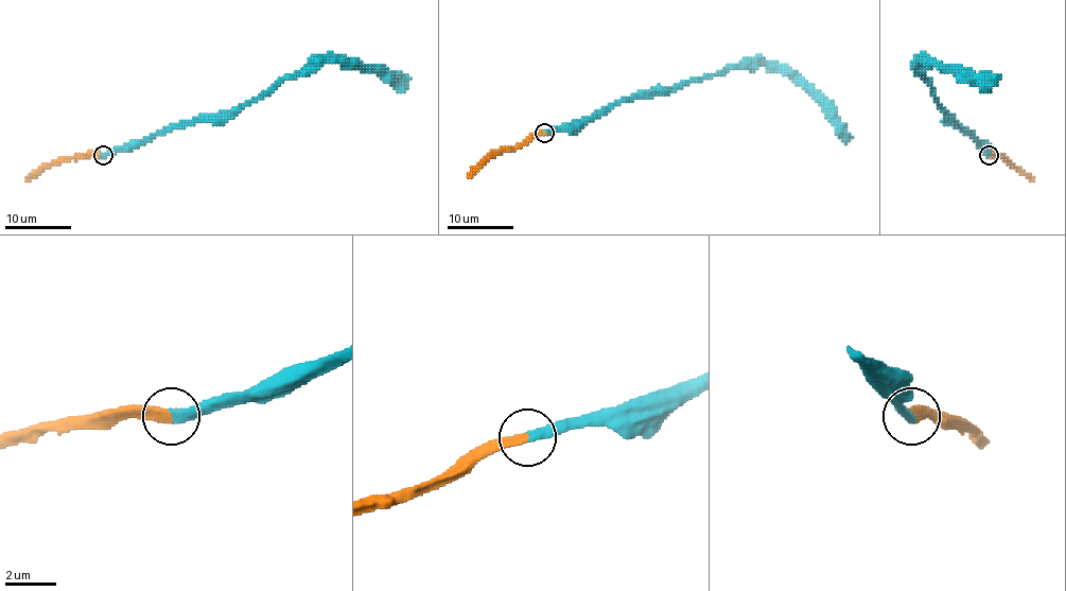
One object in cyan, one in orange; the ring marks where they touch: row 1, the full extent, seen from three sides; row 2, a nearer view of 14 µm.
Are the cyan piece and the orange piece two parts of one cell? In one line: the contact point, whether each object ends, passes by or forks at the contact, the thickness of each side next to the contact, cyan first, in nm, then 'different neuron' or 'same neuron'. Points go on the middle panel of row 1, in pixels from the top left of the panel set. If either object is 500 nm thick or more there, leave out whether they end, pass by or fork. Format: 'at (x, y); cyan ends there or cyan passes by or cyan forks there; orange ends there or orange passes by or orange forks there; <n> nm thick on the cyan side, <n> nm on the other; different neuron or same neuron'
at (544, 133); cyan ends there; orange ends there; 380 nm thick on the cyan side, 360 nm on the other; same neuron

